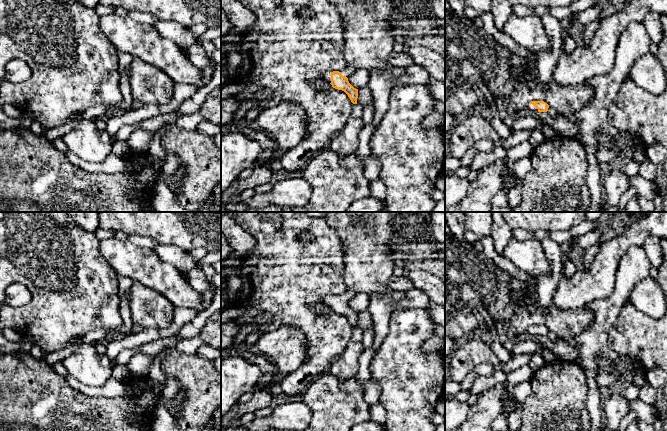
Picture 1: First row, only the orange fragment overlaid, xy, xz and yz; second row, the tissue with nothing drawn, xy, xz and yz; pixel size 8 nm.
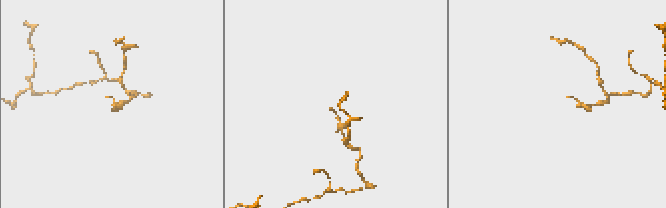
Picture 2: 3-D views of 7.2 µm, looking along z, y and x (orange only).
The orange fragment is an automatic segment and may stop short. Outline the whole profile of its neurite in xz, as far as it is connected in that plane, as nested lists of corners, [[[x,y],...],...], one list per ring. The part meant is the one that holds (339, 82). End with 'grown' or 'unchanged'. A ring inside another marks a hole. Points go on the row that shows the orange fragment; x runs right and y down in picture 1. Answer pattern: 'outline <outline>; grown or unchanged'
outline [[[347,65],[344,71],[324,71],[322,78],[330,83],[333,88],[344,91],[353,104],[357,104],[358,89],[354,88],[348,81],[348,77],[356,71],[352,65]]]; grown

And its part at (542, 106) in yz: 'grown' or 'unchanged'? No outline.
grown

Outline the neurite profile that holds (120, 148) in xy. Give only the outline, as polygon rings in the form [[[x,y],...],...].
[[[117,141],[112,145],[112,153],[121,158],[126,157],[129,151],[130,148],[126,141]]]

